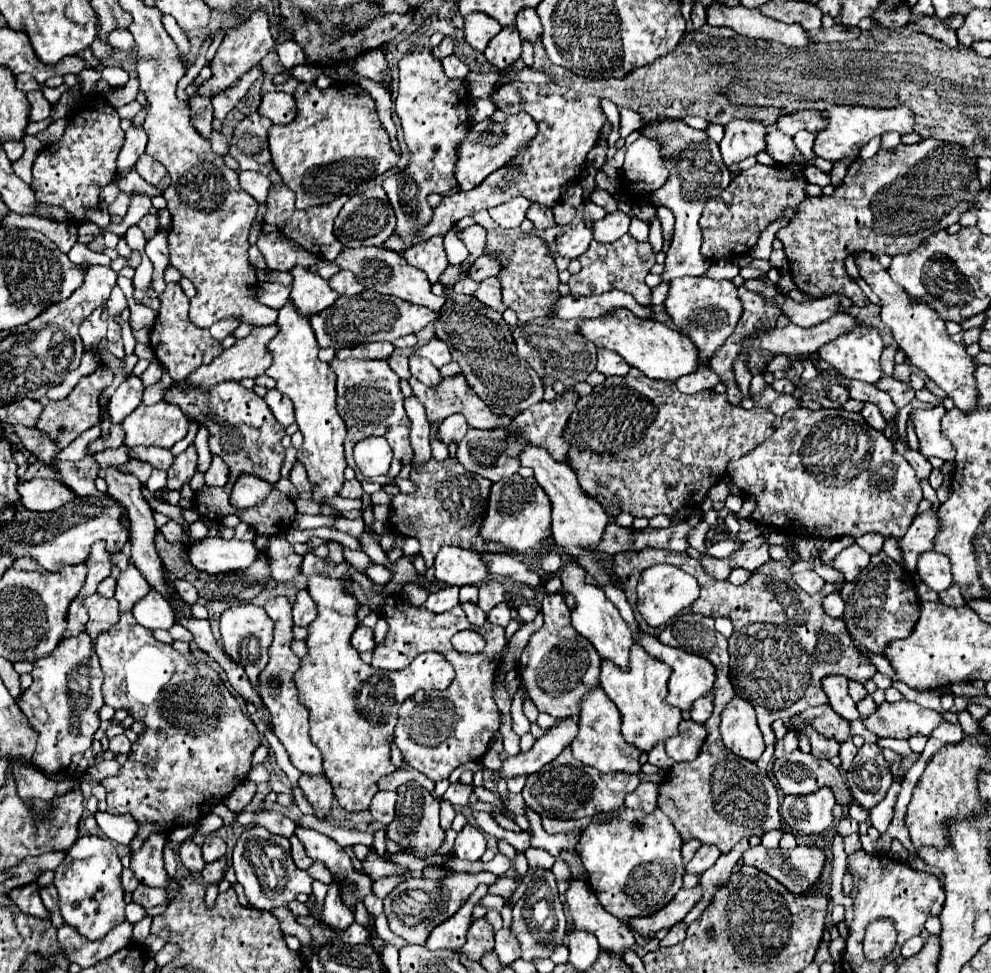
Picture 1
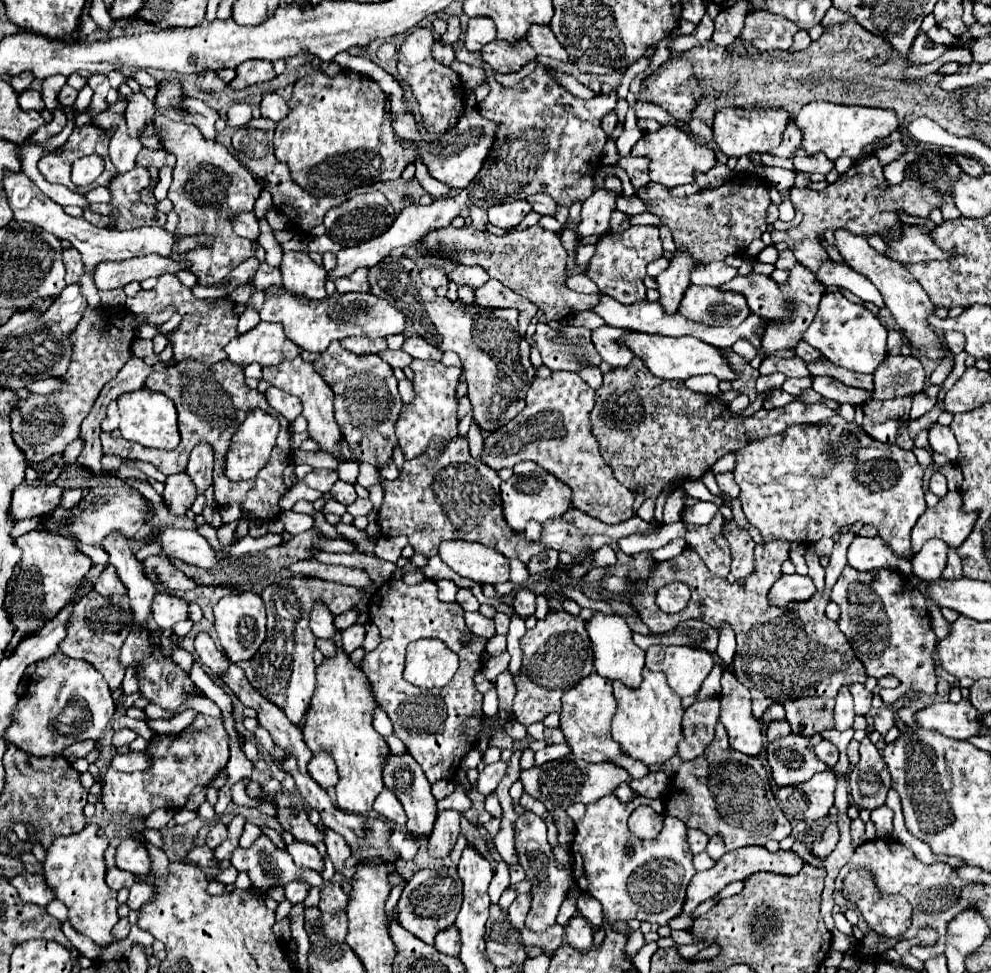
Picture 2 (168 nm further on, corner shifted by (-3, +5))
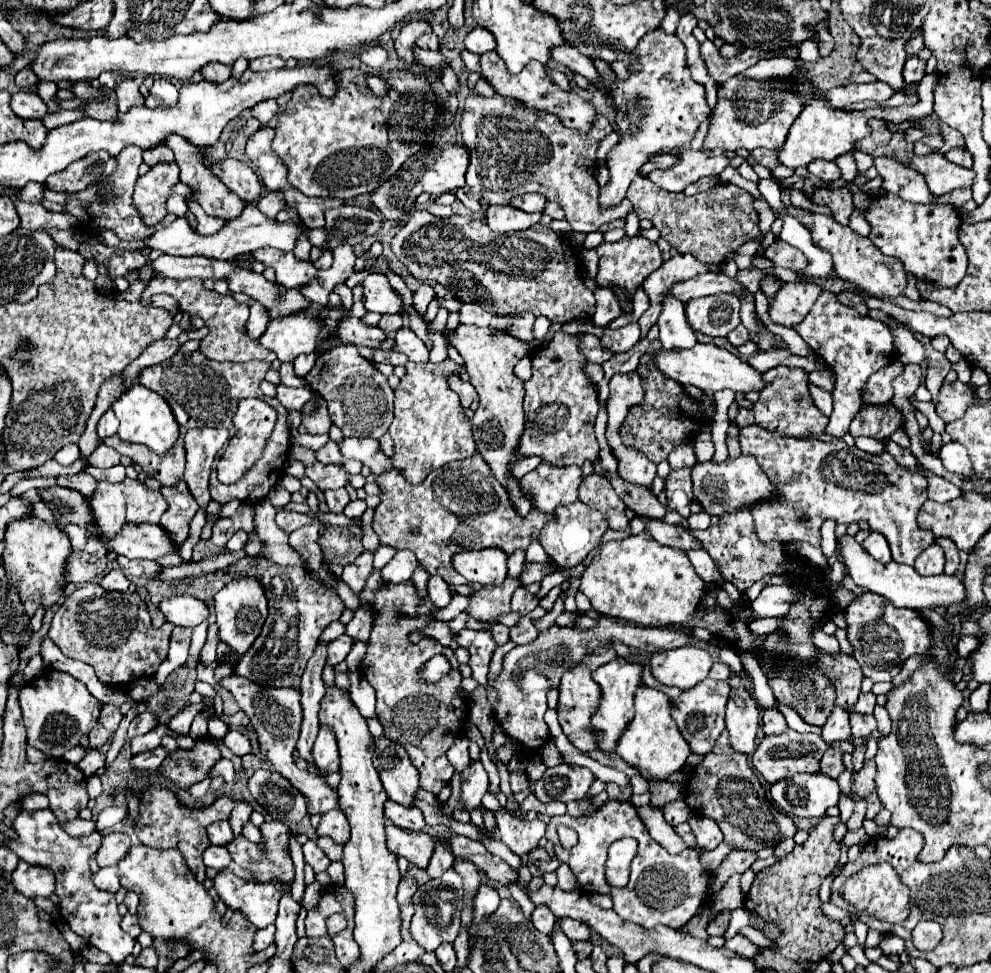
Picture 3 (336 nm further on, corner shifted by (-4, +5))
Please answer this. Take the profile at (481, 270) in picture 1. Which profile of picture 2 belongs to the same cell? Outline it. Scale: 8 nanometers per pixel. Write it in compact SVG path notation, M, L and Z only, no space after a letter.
M457 267L447 275L447 279L453 281L455 285L467 285L471 289L477 289L489 281L489 275L479 267Z

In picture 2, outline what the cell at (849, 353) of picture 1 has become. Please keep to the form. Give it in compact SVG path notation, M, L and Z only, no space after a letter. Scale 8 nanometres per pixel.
M839 291L823 295L815 319L803 333L803 341L815 347L831 363L857 373L873 373L887 357L887 331L881 321L867 307L847 301Z

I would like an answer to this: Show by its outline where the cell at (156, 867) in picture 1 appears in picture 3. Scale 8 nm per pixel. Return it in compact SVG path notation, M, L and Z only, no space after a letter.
M110 833L102 839L102 845L98 849L98 865L100 867L110 867L118 865L124 855L128 855L130 843L126 839L126 833Z

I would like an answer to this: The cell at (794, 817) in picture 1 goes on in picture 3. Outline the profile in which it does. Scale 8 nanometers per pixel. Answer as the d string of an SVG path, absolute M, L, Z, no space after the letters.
M798 773L790 779L782 779L770 787L774 805L788 817L822 817L828 807L838 803L840 787L836 779L828 779L824 773Z

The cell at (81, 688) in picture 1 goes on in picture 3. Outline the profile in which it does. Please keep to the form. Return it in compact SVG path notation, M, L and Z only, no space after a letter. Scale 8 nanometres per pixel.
M44 669L20 691L20 709L28 731L28 743L52 755L54 759L62 759L64 751L76 747L82 735L90 733L90 729L98 723L102 707L104 703L94 699L92 693L84 687L84 683L72 679L72 675L64 671Z

